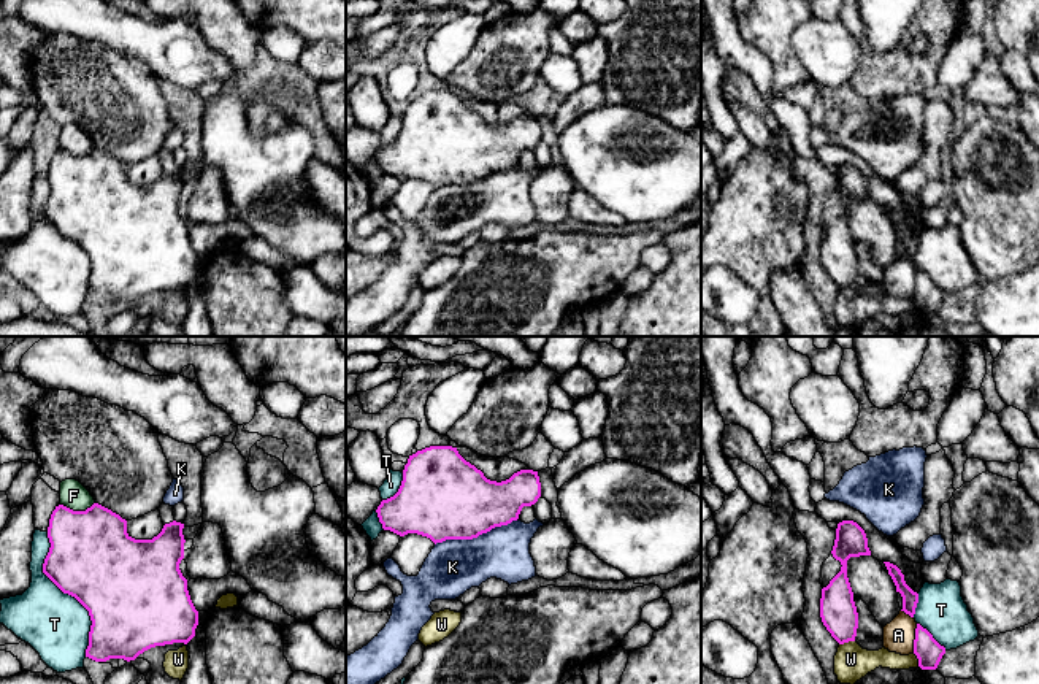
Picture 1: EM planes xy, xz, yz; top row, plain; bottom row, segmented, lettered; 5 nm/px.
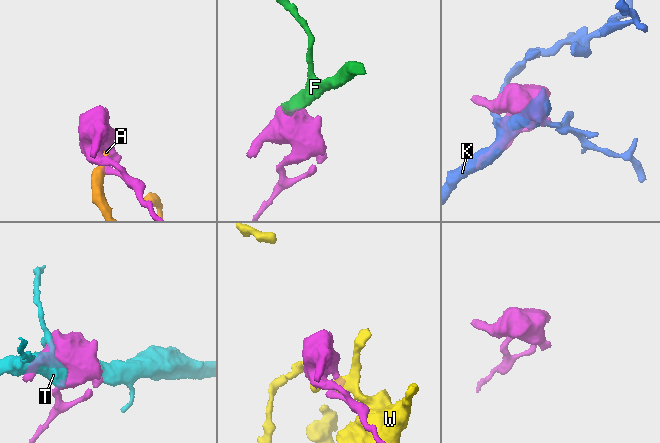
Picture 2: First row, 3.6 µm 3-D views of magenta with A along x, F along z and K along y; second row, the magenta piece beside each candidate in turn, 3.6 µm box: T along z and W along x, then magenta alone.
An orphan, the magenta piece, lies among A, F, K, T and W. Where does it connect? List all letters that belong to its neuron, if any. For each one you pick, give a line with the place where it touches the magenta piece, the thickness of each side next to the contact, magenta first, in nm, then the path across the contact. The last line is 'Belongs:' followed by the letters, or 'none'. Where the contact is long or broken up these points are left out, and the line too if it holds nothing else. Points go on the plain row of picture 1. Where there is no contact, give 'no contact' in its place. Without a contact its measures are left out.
Belongs: none

